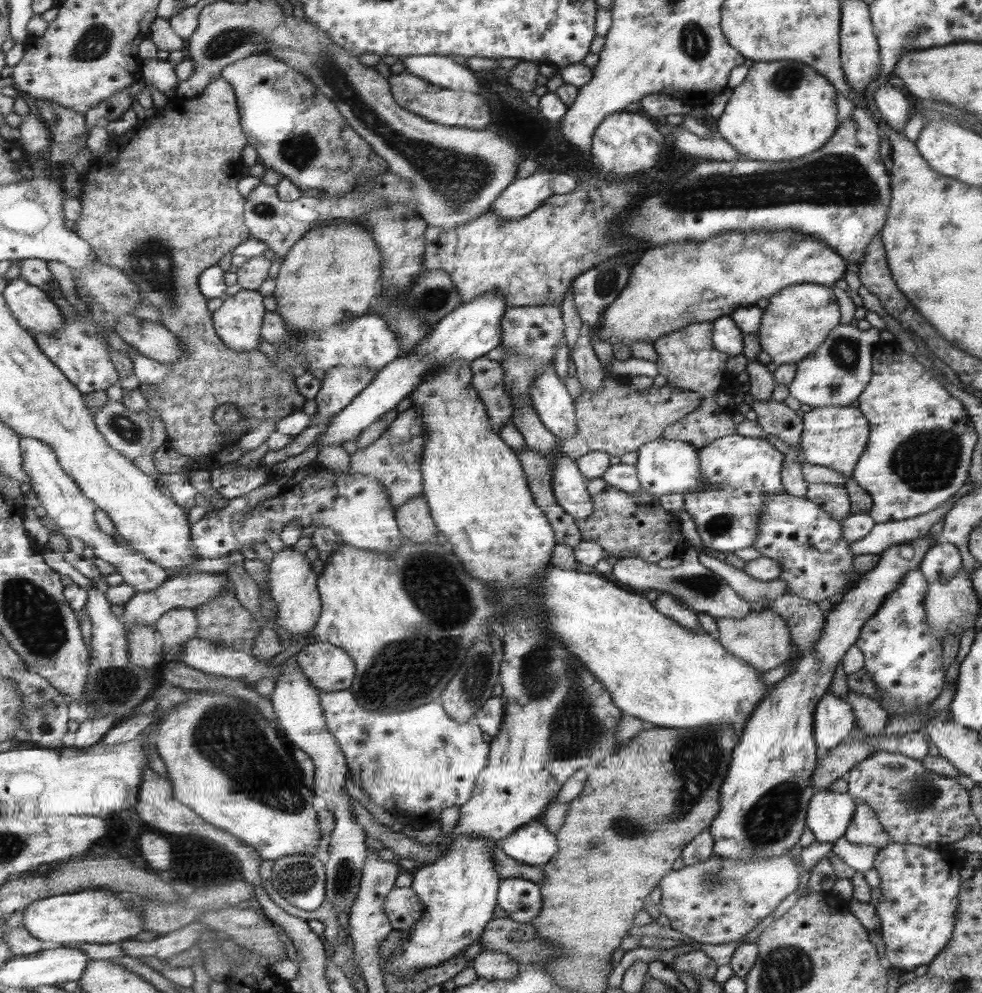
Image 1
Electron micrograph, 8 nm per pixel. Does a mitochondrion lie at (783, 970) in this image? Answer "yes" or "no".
yes

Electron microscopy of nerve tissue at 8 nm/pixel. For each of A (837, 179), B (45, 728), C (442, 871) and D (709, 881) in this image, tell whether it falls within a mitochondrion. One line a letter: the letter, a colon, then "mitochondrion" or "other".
A: mitochondrion
B: other
C: other
D: mitochondrion

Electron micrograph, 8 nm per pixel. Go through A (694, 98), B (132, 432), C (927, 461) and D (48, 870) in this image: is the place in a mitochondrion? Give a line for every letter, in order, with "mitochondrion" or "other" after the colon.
A: other
B: mitochondrion
C: mitochondrion
D: other

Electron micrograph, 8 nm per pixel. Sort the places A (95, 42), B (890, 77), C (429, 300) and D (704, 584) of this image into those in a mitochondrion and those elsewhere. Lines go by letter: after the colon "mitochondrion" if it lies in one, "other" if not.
A: mitochondrion
B: other
C: mitochondrion
D: mitochondrion

